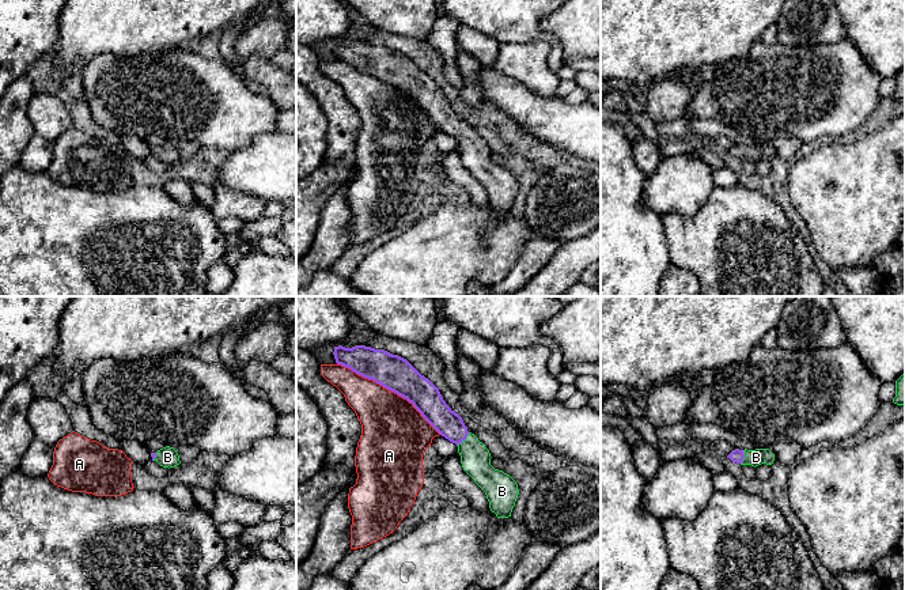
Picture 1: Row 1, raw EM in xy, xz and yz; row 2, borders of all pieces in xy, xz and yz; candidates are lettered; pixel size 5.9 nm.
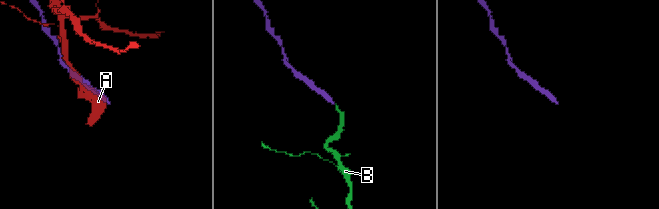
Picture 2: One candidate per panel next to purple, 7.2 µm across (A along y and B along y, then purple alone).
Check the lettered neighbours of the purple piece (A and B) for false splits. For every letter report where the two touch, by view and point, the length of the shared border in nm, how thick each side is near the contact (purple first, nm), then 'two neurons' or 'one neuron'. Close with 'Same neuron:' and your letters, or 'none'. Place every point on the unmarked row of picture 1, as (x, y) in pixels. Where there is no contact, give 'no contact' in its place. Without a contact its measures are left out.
A: contact xz (390, 84); length 750 nm; calibres 200 and 380 nm; two neurons
B: contact xz (464, 135); length 110 nm; calibres 160 and 180 nm; one neuron
Same neuron: B

